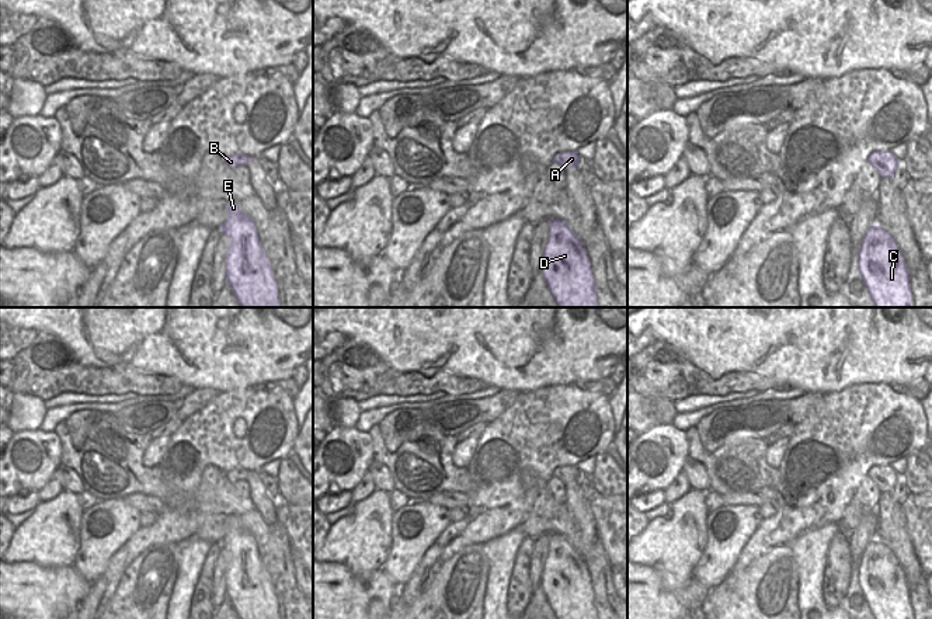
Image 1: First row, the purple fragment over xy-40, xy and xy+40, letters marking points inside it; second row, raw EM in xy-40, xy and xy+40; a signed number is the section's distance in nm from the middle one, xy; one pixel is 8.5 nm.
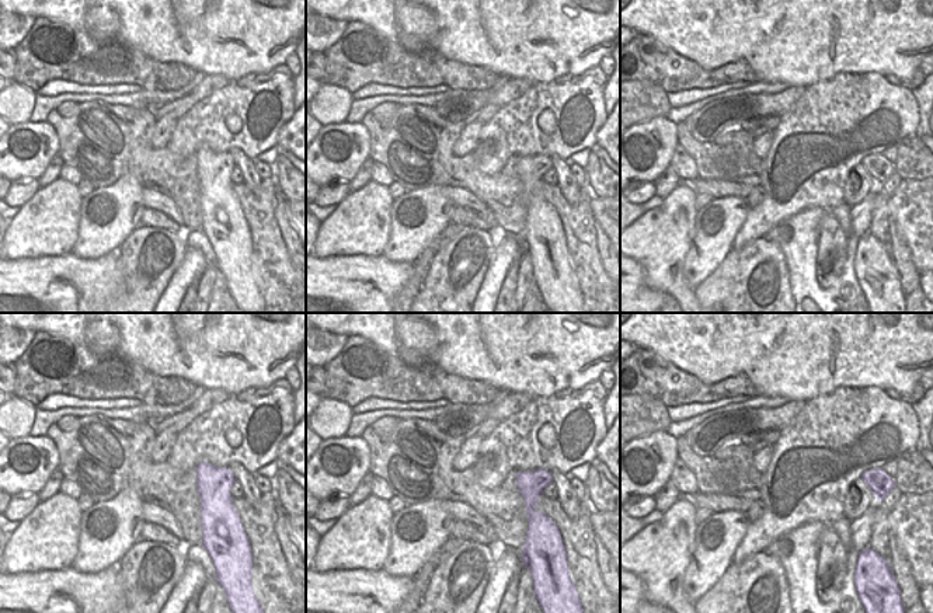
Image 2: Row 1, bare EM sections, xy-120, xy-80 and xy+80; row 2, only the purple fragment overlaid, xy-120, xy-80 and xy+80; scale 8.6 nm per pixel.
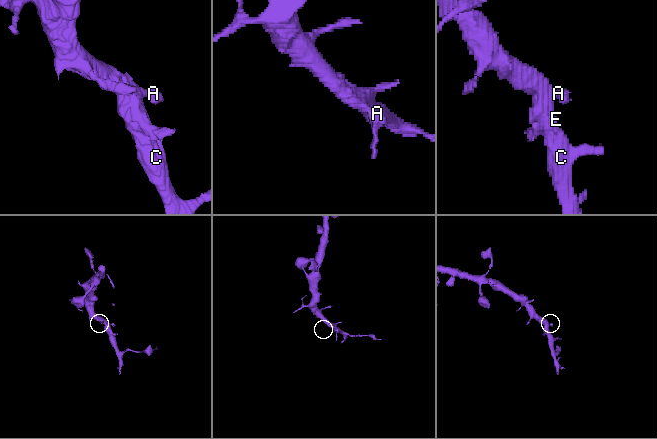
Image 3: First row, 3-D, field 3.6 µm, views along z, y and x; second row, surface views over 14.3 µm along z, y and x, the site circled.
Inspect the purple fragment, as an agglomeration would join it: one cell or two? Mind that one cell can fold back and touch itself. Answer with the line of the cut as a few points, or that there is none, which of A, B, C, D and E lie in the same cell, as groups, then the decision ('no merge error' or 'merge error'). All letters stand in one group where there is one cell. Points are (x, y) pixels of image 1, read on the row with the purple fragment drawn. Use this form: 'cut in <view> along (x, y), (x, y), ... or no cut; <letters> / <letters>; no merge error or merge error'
no cut; A B C D E; no merge error

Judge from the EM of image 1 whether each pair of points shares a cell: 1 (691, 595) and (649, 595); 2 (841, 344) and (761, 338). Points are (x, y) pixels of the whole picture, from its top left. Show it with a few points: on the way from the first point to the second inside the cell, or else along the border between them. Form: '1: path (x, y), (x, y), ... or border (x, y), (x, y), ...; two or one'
1: path (681, 600), (658, 600); one
2: path (821, 338), (781, 338); one

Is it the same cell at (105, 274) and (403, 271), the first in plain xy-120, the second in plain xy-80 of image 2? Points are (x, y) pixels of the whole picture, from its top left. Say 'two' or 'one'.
one

